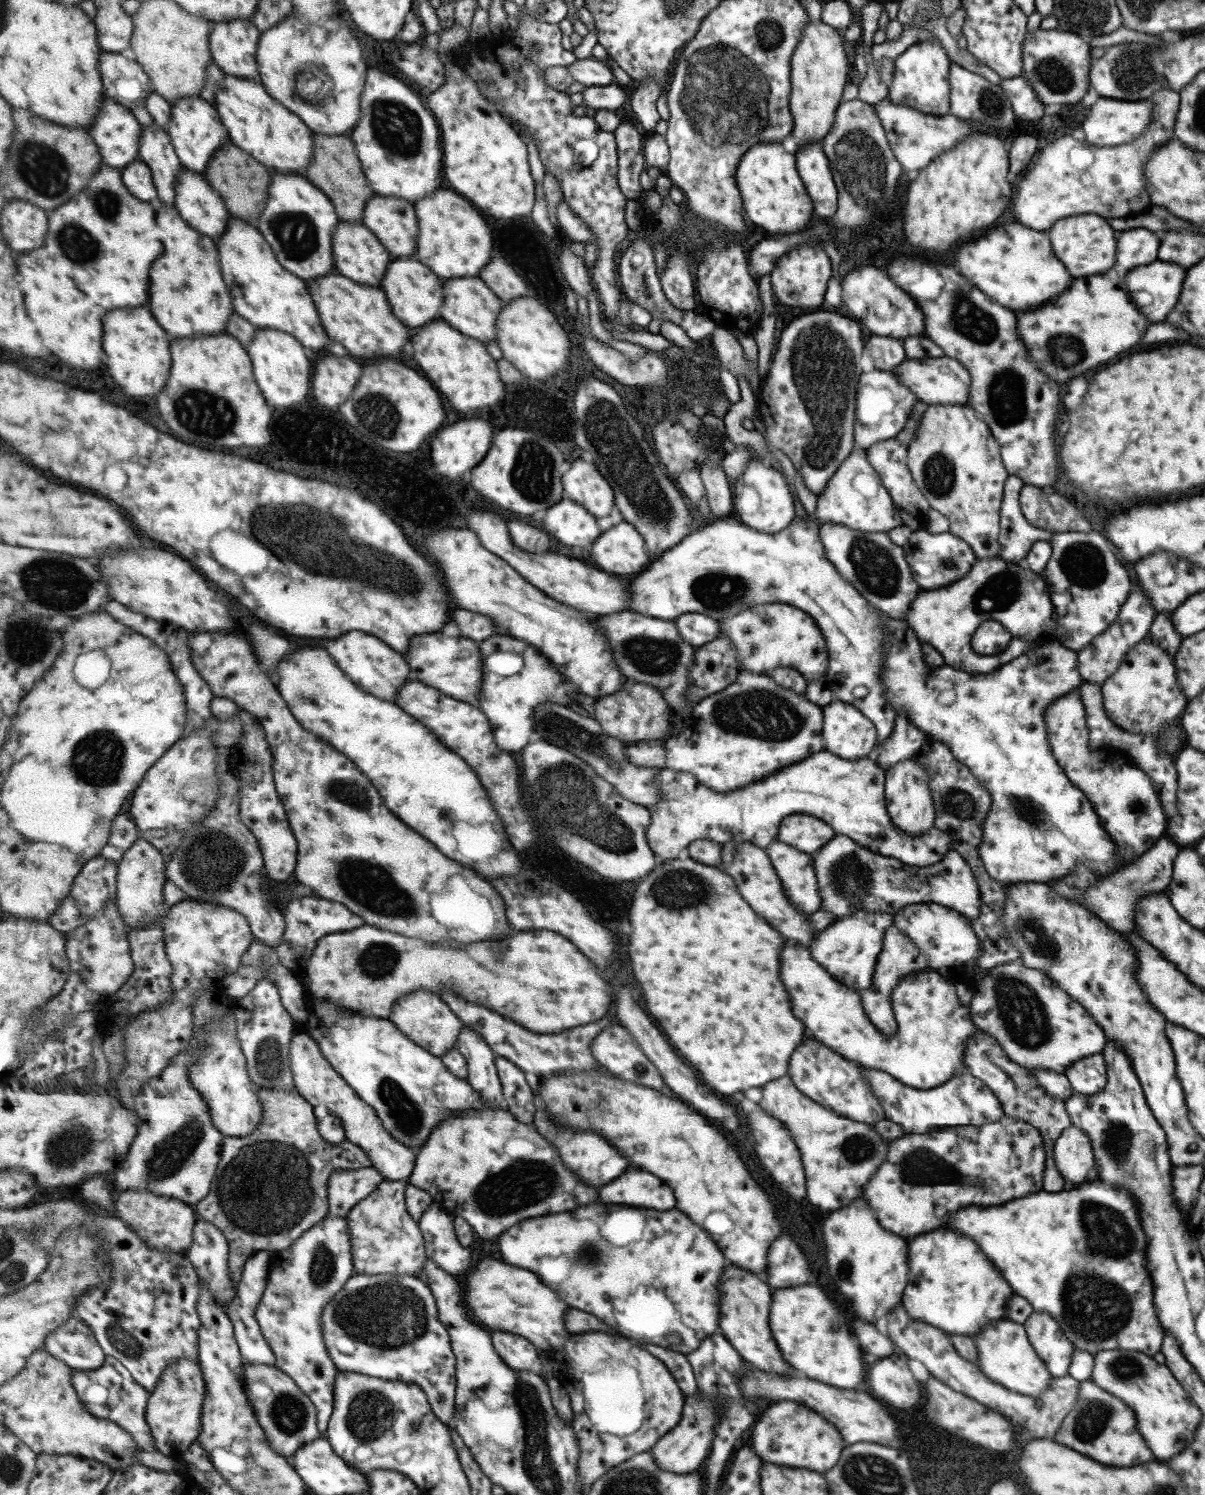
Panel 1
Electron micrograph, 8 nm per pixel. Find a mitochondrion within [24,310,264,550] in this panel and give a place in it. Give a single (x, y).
(201, 412)

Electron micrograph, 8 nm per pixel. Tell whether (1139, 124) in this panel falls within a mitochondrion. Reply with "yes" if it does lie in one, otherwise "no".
no

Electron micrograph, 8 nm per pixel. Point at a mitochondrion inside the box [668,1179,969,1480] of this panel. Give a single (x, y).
(707, 1408)

